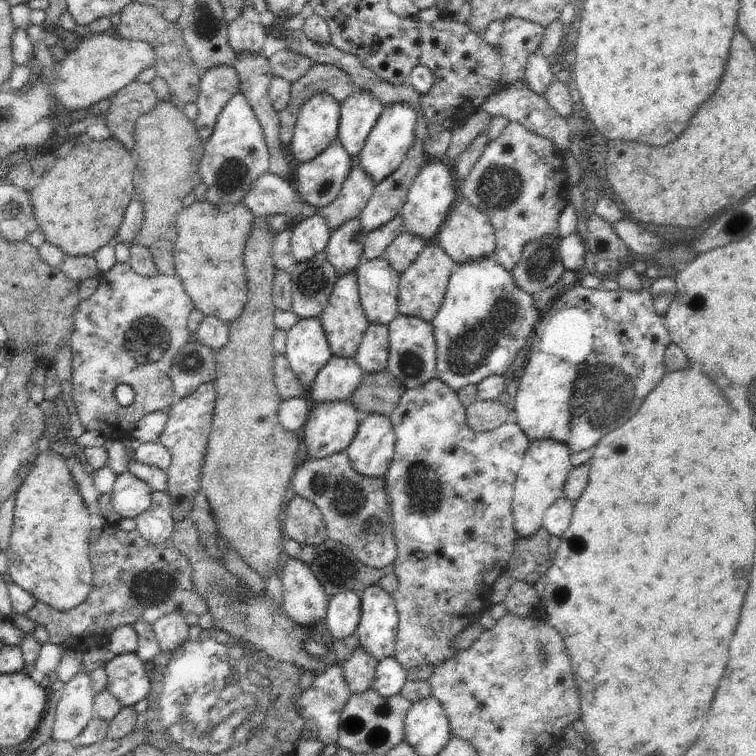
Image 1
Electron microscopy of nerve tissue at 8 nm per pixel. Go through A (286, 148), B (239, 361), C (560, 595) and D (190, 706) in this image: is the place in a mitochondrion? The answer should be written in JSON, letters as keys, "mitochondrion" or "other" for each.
{"A":"other","B":"other","C":"other","D":"mitochondrion"}

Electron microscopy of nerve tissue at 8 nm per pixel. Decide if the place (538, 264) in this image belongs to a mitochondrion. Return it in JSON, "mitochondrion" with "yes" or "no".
{"mitochondrion":"yes"}

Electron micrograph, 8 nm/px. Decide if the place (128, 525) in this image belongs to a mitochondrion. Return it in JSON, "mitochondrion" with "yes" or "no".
{"mitochondrion":"no"}

